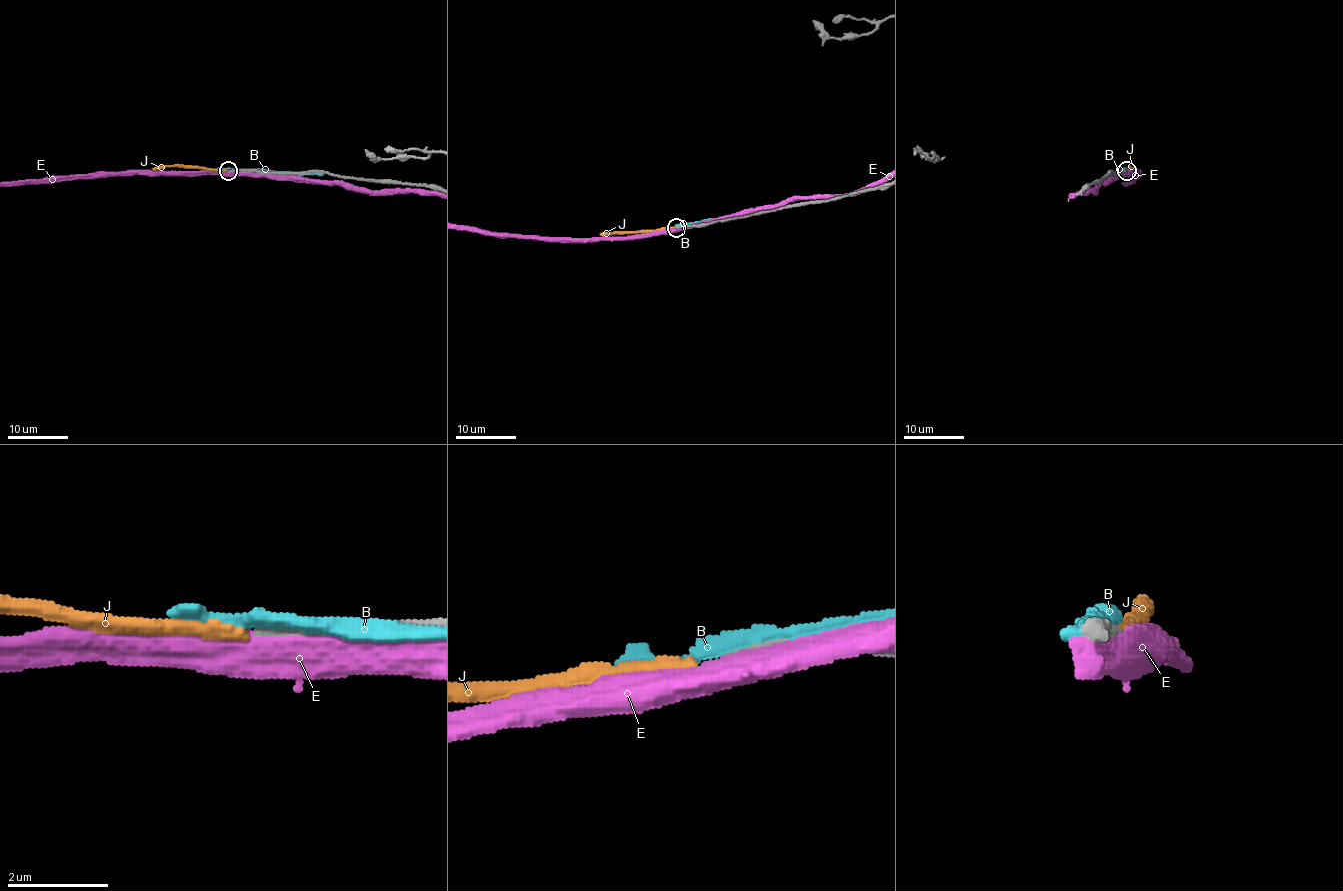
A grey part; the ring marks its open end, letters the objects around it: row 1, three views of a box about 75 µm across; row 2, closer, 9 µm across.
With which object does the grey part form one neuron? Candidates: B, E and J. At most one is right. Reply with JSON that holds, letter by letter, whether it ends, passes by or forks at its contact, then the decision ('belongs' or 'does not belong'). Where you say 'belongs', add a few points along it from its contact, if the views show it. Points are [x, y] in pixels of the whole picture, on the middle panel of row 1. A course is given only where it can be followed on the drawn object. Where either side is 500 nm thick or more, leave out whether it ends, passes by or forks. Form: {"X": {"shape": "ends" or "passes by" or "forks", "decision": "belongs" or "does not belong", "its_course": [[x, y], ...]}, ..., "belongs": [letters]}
{"B": {"shape": "passes by", "decision": "does not belong"}, "E": {"shape": "passes by", "decision": "does not belong"}, "J": {"shape": "ends", "decision": "belongs", "its_course": [[675, 227], [605, 232], [600, 235]]}, "belongs": ["J"]}

